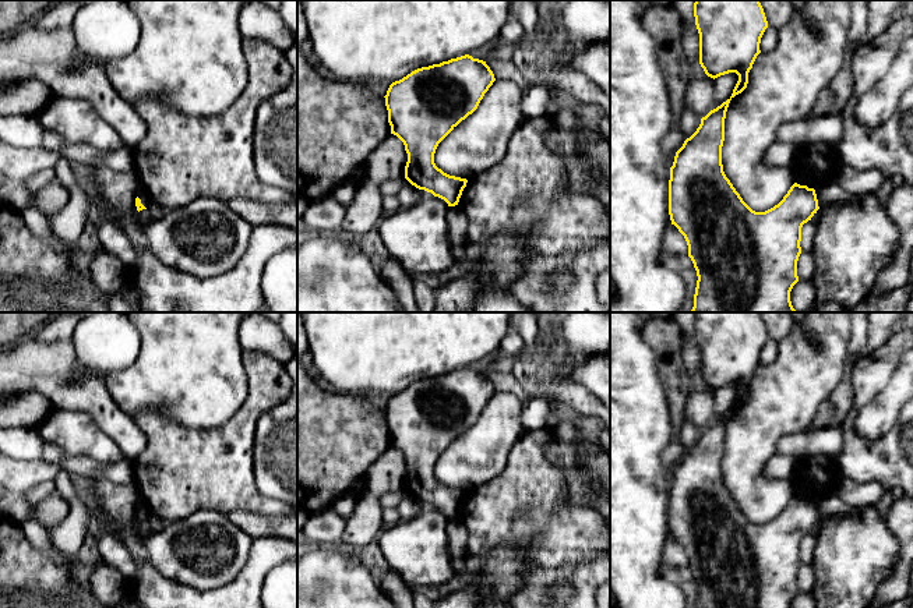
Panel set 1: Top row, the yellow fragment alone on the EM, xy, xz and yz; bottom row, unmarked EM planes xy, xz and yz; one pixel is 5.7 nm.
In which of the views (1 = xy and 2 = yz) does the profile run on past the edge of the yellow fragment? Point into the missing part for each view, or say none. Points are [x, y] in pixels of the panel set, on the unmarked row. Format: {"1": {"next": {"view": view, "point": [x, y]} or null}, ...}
{"1": {"next": null}, "2": {"next": null}}

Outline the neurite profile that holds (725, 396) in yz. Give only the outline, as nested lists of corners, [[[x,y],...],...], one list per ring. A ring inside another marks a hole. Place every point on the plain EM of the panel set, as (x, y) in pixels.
[[[729,385],[713,392],[715,411],[712,423],[730,411],[737,393],[738,388],[736,385]]]

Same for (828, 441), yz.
[[[825,427],[818,430],[806,428],[780,438],[776,452],[796,459],[812,457],[817,453],[833,459],[842,452],[842,448],[843,434],[840,427]]]

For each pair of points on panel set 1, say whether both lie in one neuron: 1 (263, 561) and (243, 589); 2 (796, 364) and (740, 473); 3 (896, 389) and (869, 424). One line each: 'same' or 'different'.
1: same
2: same
3: same

